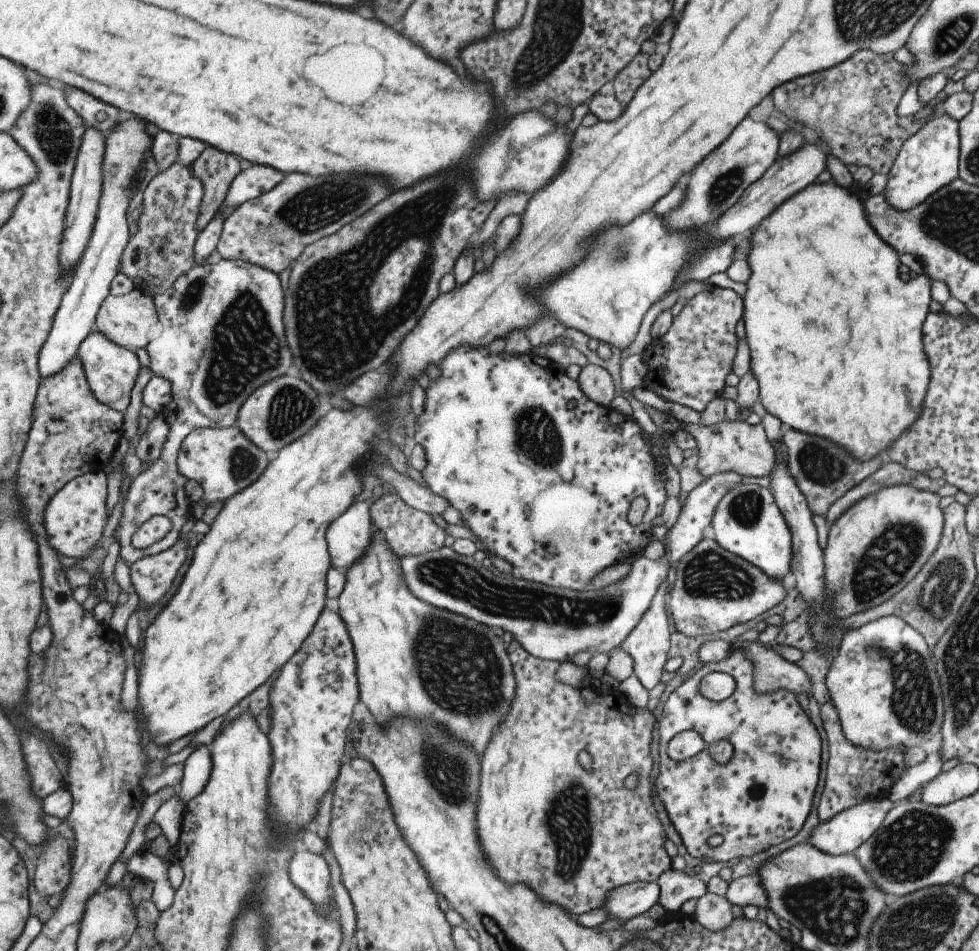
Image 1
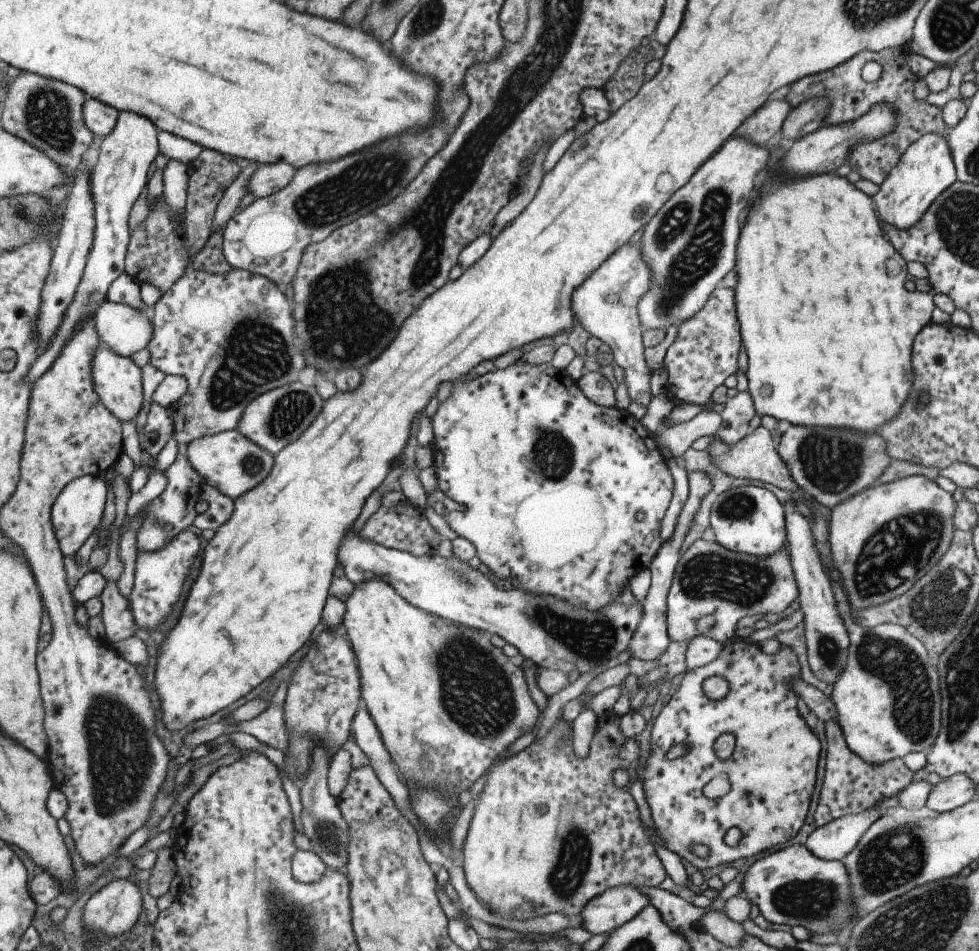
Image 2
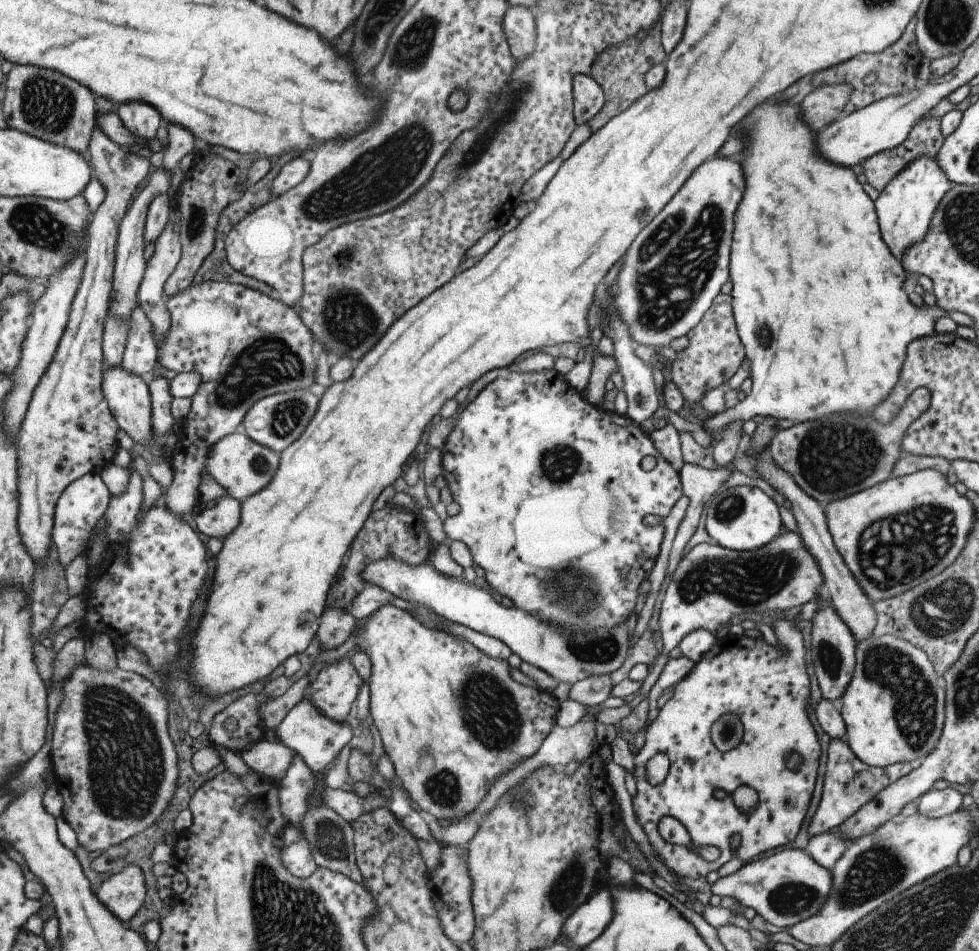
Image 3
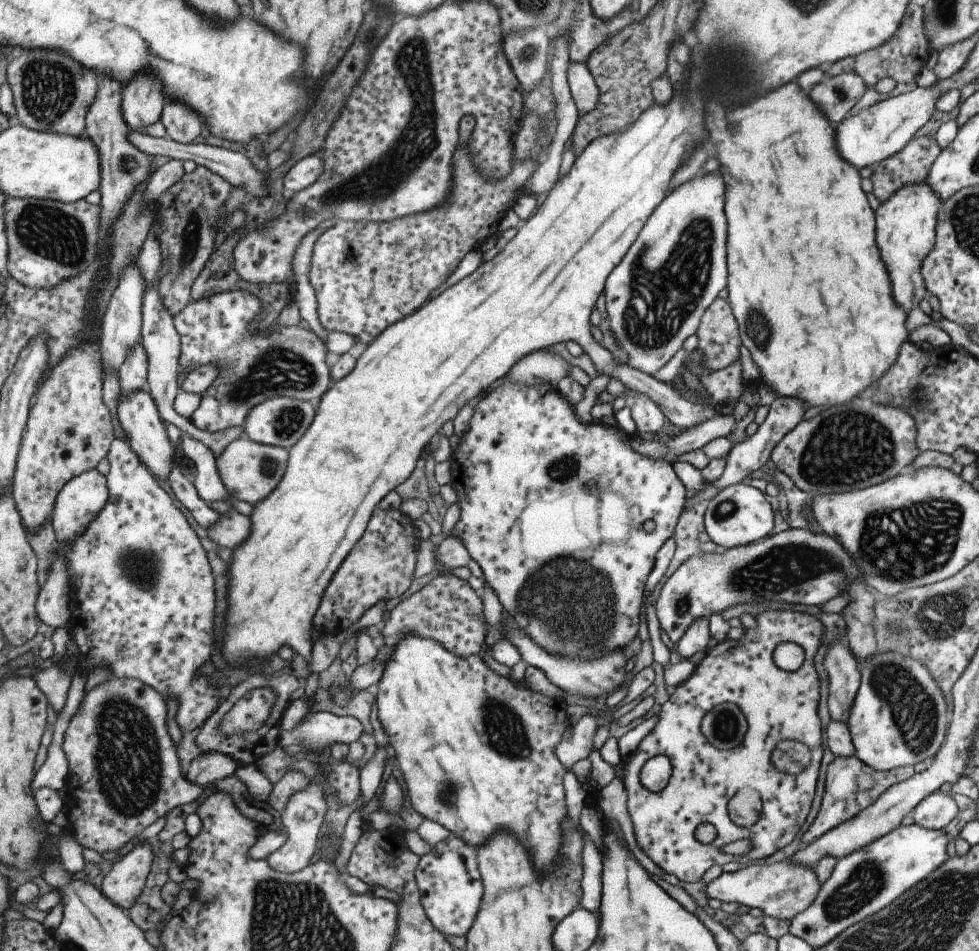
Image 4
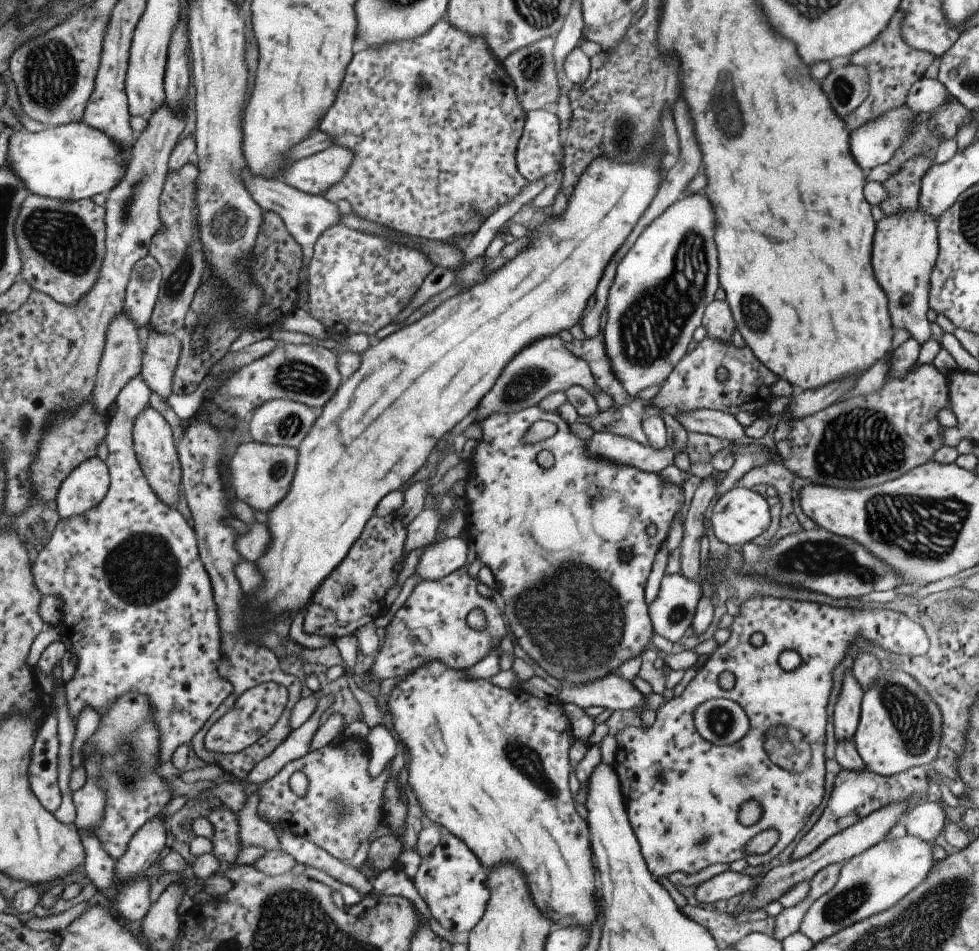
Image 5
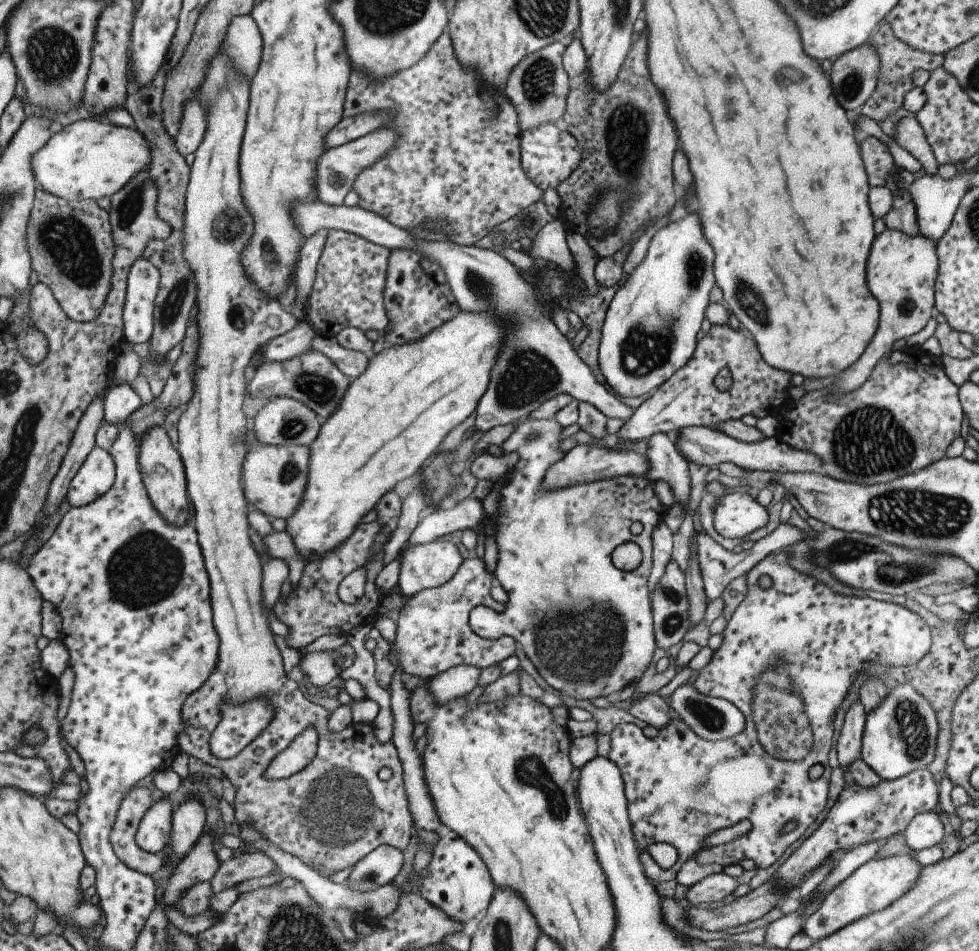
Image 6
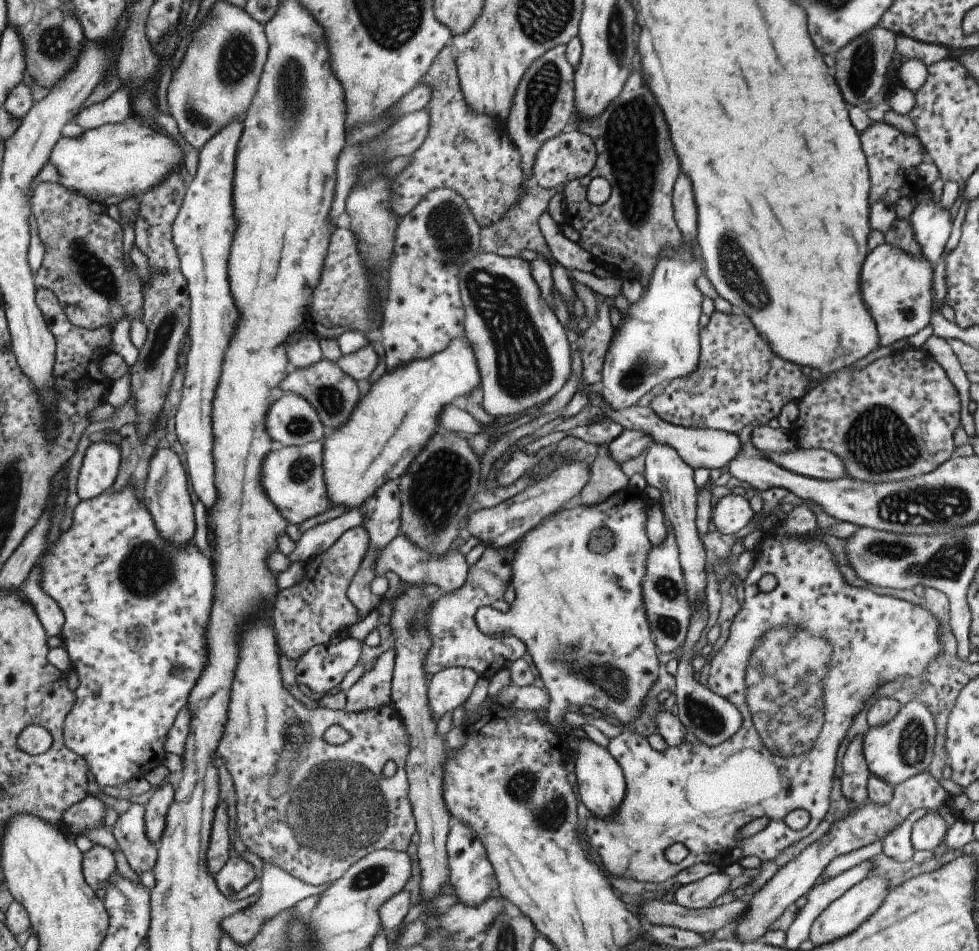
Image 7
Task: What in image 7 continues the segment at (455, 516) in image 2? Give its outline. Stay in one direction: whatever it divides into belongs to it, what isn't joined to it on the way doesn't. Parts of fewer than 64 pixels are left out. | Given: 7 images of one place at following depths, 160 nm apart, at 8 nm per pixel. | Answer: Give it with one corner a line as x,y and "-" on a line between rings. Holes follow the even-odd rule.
625,486
623,490
607,496
603,502
597,502
593,506
583,506
578,501
564,508
558,509
553,514
549,514
547,518
543,518
535,528
527,530
521,538
515,542
515,552
511,558
511,578
509,578
509,586
513,588
514,600
509,605
507,612
497,611
489,606
477,608
474,614
474,622
481,634
488,637
504,637
511,636
517,641
522,641
528,652
537,672
543,681
544,691
549,697
547,704
546,722
552,727
560,727
563,714
567,714
569,706
583,706
584,704
591,708
599,710
603,714
603,718
613,724
613,726
623,726
627,722
633,722
641,710
641,704
644,704
647,692
651,690
651,686
655,686
653,682
657,680
657,668
659,668
657,651
653,640
651,640
649,624
647,624
647,616
645,616
645,608
643,608
643,596
641,596
641,580
645,576
645,560
647,554
651,550
649,540
645,533
645,520
647,514
645,510
649,505
649,500
643,490
636,487

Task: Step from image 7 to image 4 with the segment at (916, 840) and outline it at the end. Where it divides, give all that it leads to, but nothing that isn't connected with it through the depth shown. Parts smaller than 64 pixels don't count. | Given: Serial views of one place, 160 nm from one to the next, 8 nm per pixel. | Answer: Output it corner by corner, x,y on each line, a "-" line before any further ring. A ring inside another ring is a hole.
941,791
928,794
909,813
912,822
927,830
942,829
957,814
957,805

